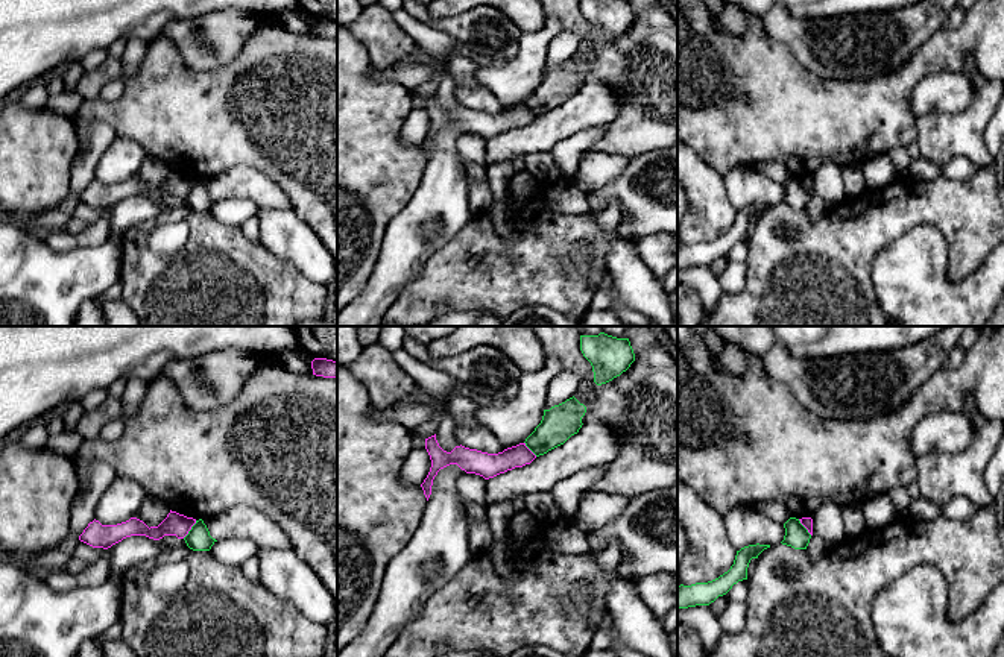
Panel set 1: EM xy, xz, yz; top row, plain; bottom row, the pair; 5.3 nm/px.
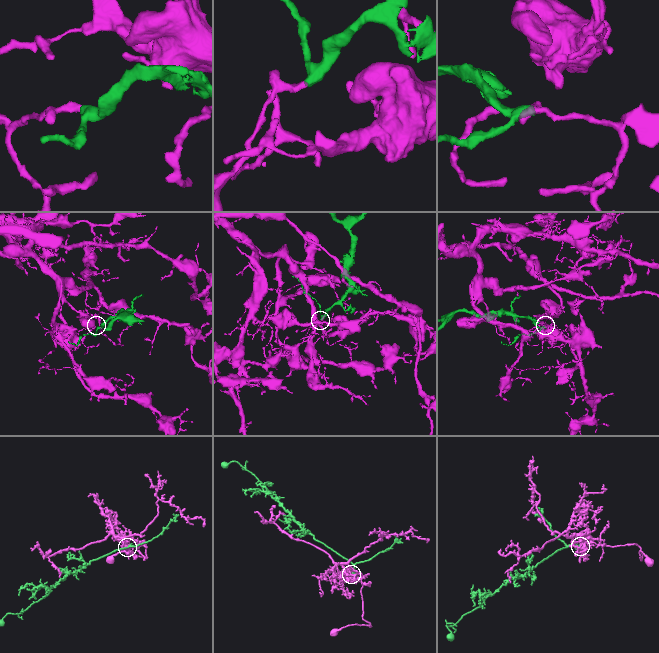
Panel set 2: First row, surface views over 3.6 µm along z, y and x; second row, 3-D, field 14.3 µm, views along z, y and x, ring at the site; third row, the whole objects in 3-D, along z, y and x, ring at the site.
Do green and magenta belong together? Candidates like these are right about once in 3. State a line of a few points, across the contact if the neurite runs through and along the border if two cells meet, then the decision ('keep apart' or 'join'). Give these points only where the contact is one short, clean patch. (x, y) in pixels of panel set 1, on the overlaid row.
keep apart

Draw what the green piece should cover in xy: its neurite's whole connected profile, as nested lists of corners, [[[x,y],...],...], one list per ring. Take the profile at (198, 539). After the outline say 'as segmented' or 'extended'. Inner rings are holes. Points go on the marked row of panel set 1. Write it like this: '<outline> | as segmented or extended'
[[[202,519],[196,520],[184,540],[193,551],[210,551],[211,546],[217,542],[210,536],[210,531]]] | as segmented

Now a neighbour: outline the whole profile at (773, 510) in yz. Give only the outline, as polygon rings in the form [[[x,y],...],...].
[[[775,501],[758,504],[755,508],[766,517],[773,519],[779,523],[785,523],[791,517],[788,510],[782,504]]]

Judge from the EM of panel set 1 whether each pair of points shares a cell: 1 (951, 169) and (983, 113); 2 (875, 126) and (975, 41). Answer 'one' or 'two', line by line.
1: two
2: one

